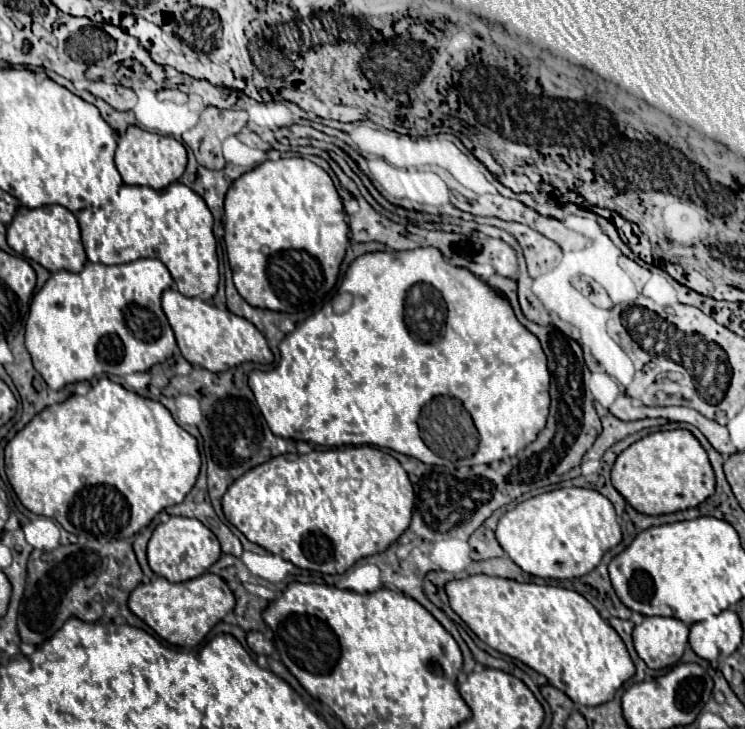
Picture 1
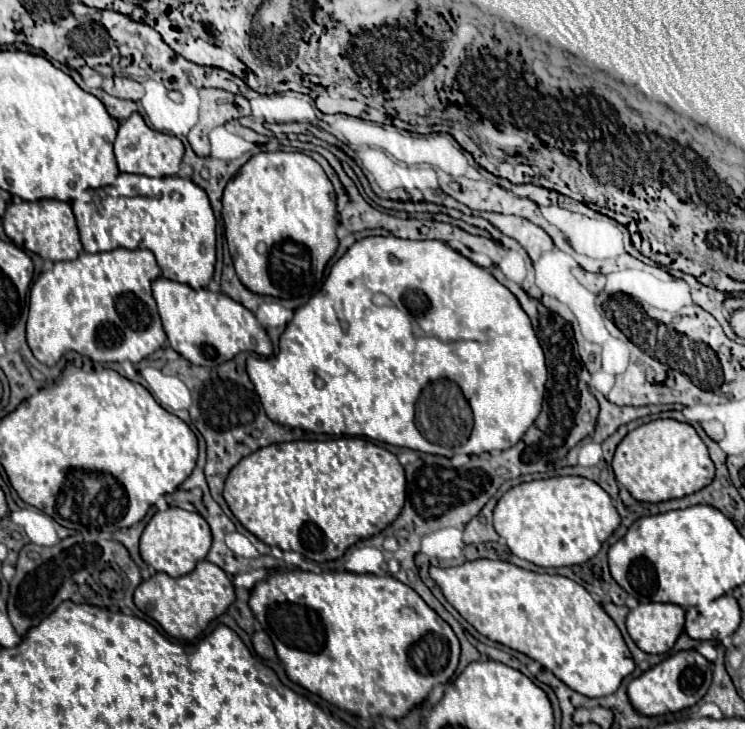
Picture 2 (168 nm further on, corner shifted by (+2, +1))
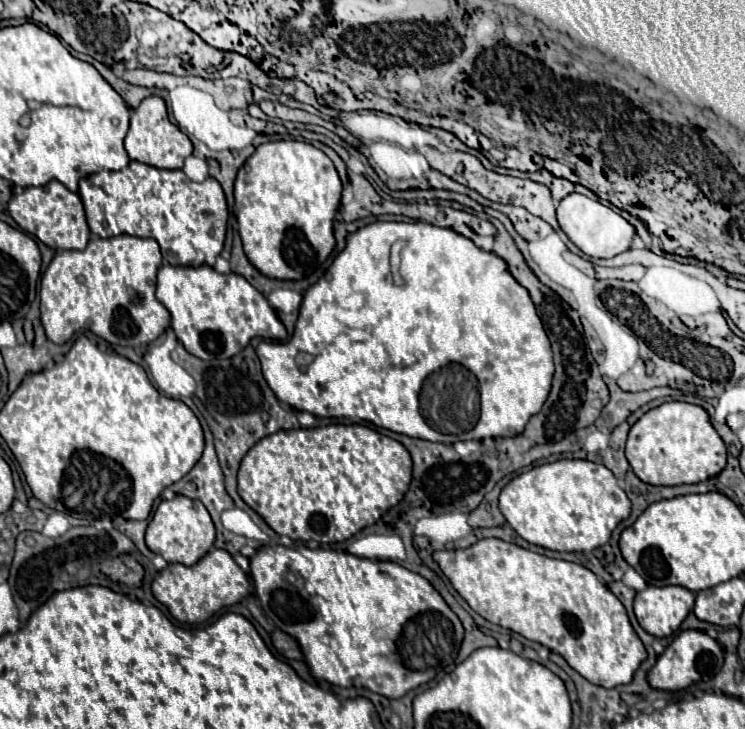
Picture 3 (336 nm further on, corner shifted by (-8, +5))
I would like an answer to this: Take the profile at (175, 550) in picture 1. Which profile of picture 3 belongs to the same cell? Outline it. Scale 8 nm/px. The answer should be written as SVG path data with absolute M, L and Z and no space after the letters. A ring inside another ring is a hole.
M177 495L173 501L161 501L153 519L149 521L147 533L145 533L147 547L161 555L167 563L181 563L181 565L195 565L209 549L213 549L215 543L215 525L211 521L211 515L199 501Z

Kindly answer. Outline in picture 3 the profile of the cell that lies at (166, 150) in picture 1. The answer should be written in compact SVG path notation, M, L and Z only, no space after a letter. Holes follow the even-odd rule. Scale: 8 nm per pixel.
M147 97L131 113L131 127L125 137L125 149L129 159L157 167L157 169L183 169L183 161L193 153L191 139L181 133L167 117L165 101L159 97Z

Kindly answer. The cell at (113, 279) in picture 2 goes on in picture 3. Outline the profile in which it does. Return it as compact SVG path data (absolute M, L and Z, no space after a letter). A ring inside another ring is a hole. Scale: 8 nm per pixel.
M117 235L109 239L91 237L83 251L57 251L51 265L41 277L41 323L49 341L63 345L79 331L91 331L111 345L139 347L155 341L169 325L169 311L155 297L157 271L163 265L163 257L155 239L139 239L131 235Z

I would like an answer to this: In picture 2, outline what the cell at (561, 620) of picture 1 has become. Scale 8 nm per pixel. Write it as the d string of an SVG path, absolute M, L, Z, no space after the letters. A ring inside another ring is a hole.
M477 559L459 567L429 567L445 599L479 633L539 661L573 691L605 697L617 691L633 669L633 657L615 621L585 587L563 577L533 573L507 561Z

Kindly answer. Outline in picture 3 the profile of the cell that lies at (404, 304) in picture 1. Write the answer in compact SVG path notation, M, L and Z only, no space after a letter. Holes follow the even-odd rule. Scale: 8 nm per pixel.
M377 221L377 223L371 223L351 233L347 239L347 247L335 257L331 265L331 277L317 281L313 287L307 289L291 341L277 343L277 345L261 341L257 345L257 357L261 359L261 369L263 369L265 381L269 383L271 391L279 397L279 401L287 403L289 407L297 411L307 411L315 417L351 419L353 423L359 419L359 421L367 421L377 427L383 427L383 429L389 429L389 431L395 431L395 433L401 433L413 439L425 439L425 441L441 442L445 445L453 445L457 441L469 441L469 439L481 441L487 437L521 435L527 421L535 413L539 413L539 409L543 407L543 401L547 401L547 393L551 391L551 377L555 371L553 357L551 357L551 343L535 311L535 305L529 293L511 277L505 261L499 259L495 253L487 253L479 249L471 239L455 233L453 229L441 229L429 223L421 223L421 221L417 223L395 223L395 221L381 223ZM395 241L407 241L407 245L401 249L401 277L405 279L403 287L393 285L391 269L389 269L389 249Z

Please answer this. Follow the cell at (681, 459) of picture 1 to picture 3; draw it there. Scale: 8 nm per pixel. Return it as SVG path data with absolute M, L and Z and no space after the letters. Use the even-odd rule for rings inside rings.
M671 401L647 411L629 431L627 461L633 473L649 485L673 487L693 485L709 477L719 475L727 465L725 443L709 423L709 415L703 407Z

